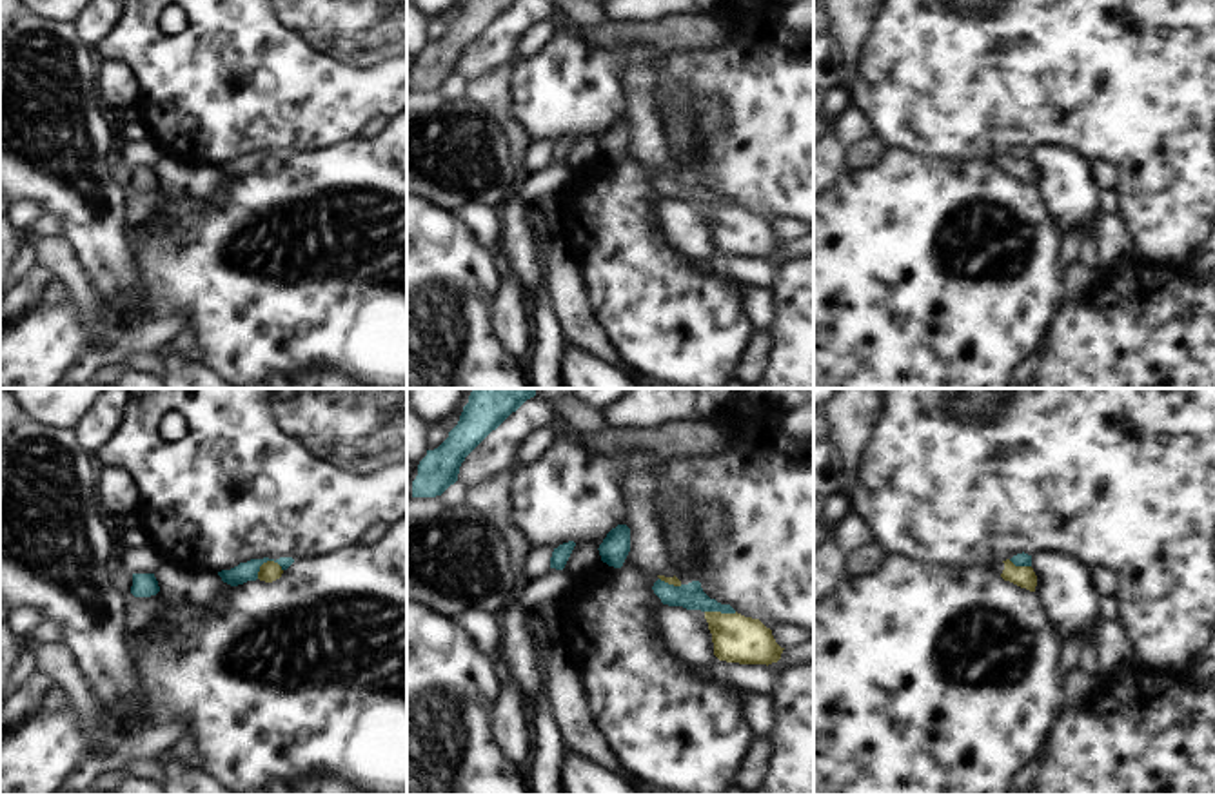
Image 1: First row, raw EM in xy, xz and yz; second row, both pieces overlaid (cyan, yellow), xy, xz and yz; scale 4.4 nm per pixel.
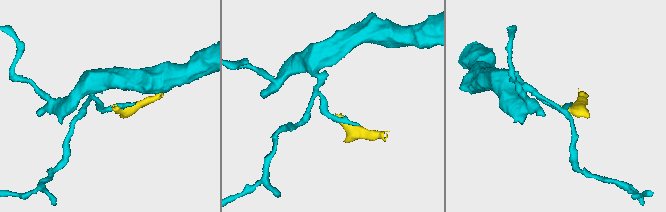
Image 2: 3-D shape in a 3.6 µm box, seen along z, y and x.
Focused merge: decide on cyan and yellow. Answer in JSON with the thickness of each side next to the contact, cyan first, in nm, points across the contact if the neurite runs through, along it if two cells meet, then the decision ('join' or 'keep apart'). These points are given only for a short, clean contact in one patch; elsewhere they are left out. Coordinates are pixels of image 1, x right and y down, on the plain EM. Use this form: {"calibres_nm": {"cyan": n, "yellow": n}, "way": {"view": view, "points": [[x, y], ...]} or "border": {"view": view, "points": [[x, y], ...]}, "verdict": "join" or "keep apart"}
{"calibres_nm": {"cyan": 90, "yellow": 90}, "border": {"view": "xy", "points": [[282, 160], [266, 155], [256, 171]]}, "verdict": "keep apart"}

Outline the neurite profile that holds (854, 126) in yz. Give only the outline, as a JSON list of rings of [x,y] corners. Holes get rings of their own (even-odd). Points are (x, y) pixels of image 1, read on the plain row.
[[[854,103],[839,120],[837,134],[846,147],[852,147],[863,138],[877,136],[877,127],[874,125],[872,118]]]

